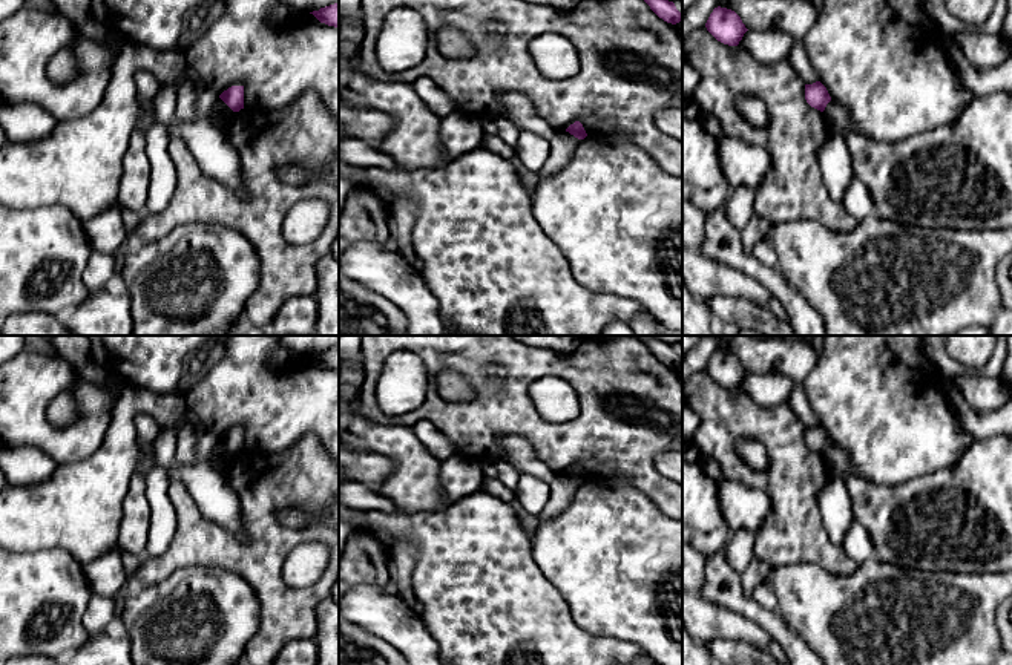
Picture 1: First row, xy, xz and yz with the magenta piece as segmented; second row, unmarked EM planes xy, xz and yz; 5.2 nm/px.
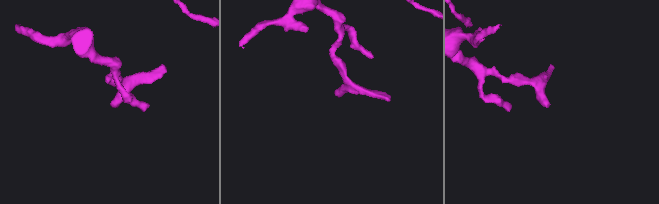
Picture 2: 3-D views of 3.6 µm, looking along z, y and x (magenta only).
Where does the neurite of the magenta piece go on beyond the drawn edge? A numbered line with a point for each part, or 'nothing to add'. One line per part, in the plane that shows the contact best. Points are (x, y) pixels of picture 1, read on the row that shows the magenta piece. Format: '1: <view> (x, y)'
nothing to add

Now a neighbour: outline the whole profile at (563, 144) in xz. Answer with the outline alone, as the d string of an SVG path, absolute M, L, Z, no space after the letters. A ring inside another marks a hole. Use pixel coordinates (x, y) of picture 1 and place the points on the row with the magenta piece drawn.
M566 130L558 132L550 141L550 155L544 167L538 172L538 178L546 179L563 169L572 158L581 139Z

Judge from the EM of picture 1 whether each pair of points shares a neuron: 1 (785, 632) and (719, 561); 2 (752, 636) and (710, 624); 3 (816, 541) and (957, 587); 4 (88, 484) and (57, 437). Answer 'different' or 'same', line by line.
1: same
2: same
3: different
4: different

